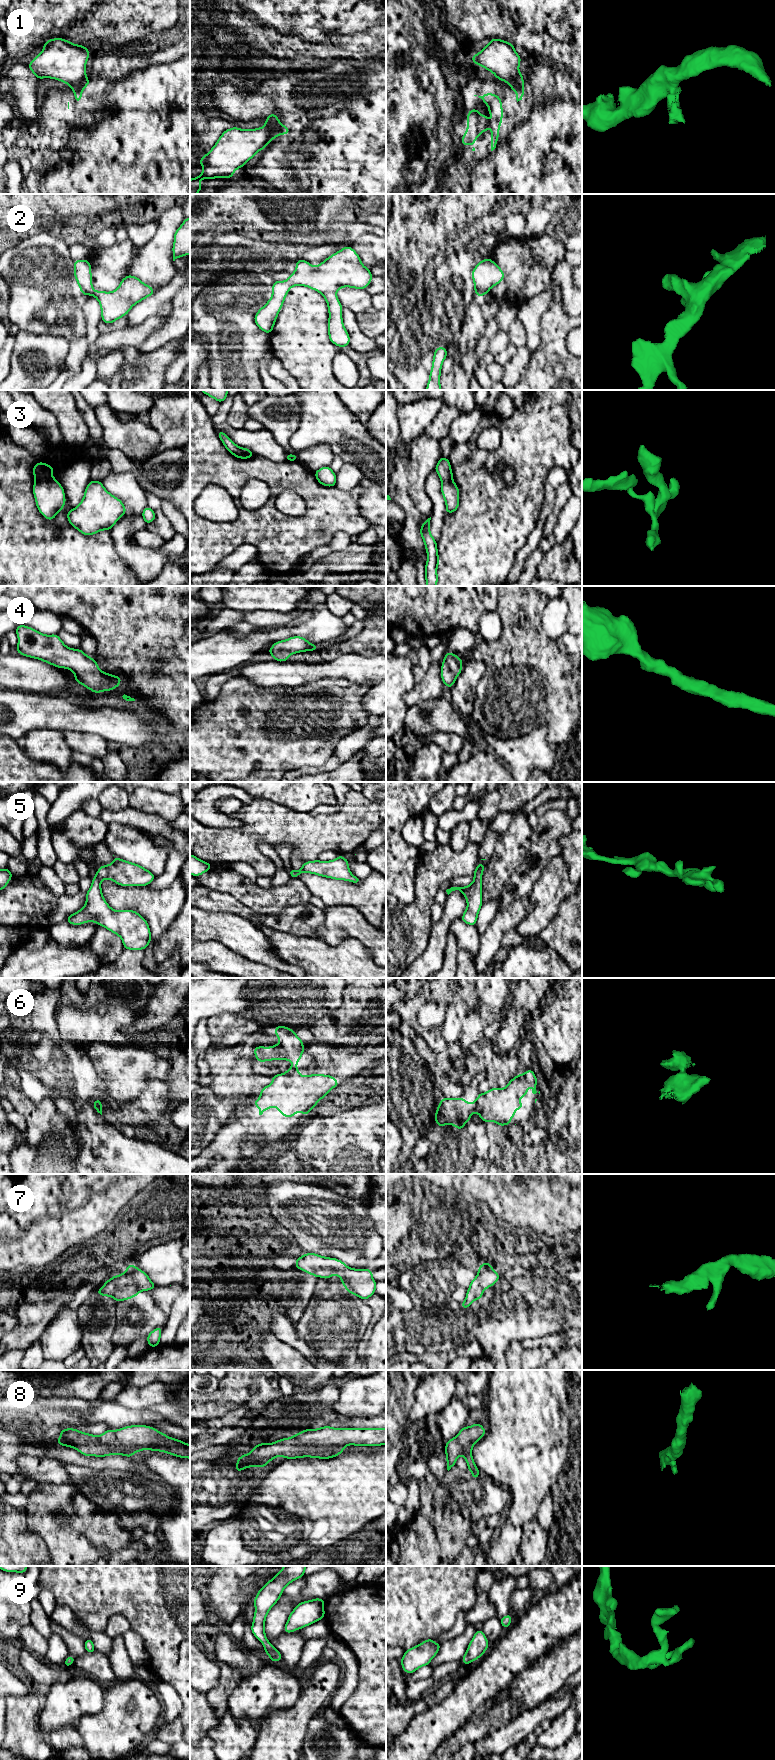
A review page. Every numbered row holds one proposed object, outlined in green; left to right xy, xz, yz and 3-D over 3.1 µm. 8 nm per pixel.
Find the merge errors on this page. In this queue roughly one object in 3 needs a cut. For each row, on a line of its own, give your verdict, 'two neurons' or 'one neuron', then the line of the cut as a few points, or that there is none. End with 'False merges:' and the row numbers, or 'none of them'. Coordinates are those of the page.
1: two neurons | xz (265, 121), (273, 121), (279, 134)
2: one neuron | no cut
3: one neuron | no cut
4: one neuron | no cut
5: one neuron | no cut
6: two neurons | yz (475, 1103), (476, 1111)
7: one neuron | no cut
8: one neuron | no cut
9: one neuron | no cut
False merges: 1, 6

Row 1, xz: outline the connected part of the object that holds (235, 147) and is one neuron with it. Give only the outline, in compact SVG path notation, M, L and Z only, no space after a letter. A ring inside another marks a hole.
M265 122L263 127L257 129L244 130L232 127L225 130L212 149L199 159L203 172L194 179L190 179L190 194L197 194L204 188L198 183L201 179L232 178L236 169L244 167L258 151L264 150L268 143L277 136L279 132L275 122Z

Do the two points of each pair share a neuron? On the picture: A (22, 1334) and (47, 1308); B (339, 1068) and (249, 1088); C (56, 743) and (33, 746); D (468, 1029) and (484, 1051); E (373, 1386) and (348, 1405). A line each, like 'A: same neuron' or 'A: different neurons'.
A: same neuron
B: different neurons
C: same neuron
D: different neurons
E: same neuron

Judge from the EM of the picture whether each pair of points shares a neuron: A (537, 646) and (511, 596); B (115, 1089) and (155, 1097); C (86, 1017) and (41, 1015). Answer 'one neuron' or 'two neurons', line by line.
A: one neuron
B: two neurons
C: two neurons

